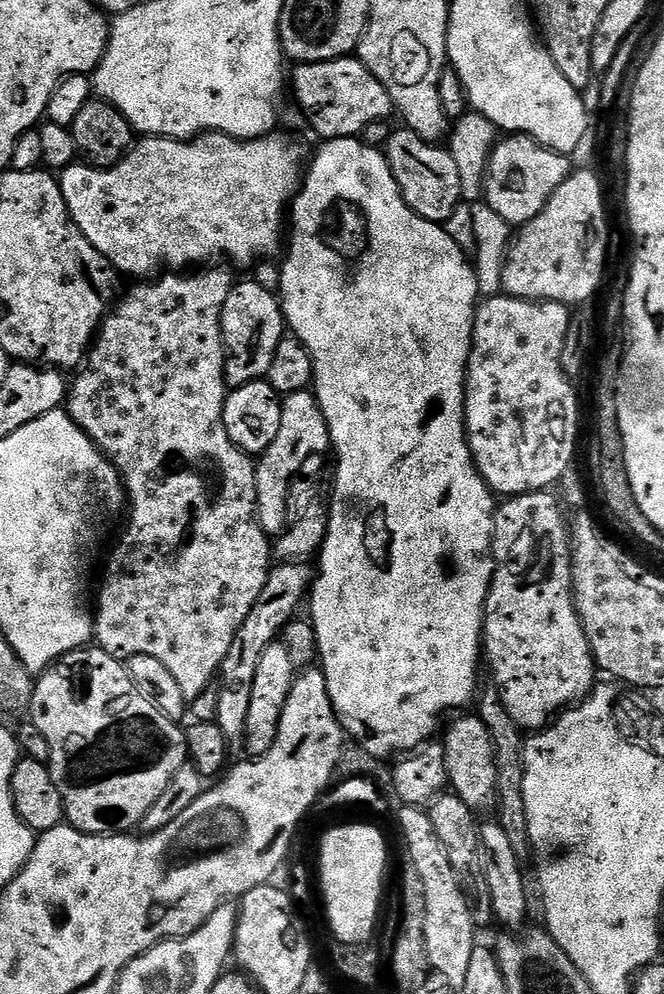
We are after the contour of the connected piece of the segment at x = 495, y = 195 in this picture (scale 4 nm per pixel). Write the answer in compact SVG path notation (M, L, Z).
M505 135L492 149L492 156L488 160L483 199L494 210L494 214L502 217L505 225L528 224L535 216L542 214L546 202L550 202L558 186L562 186L562 182L566 182L566 178L572 175L572 159L571 155L550 150L532 136Z

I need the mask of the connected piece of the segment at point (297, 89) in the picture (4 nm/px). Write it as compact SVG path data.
M355 55L334 58L326 62L296 64L290 72L290 92L296 95L296 104L304 111L308 124L324 136L325 141L341 140L347 136L359 137L370 122L388 120L394 105L386 86Z

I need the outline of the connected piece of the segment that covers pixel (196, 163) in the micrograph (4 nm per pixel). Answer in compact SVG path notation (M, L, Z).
M277 130L267 136L259 136L256 140L235 140L234 137L221 132L205 132L203 136L190 140L168 140L164 136L144 136L133 143L128 155L113 168L94 168L87 163L77 162L63 169L58 176L62 198L78 230L86 234L90 246L94 246L98 254L106 257L117 273L124 275L125 272L128 276L148 278L164 269L188 270L193 266L204 266L209 262L219 261L216 260L219 256L229 256L236 264L252 264L255 260L264 260L279 250L280 235L286 232L286 209L295 200L306 175L306 161L309 159L310 152L304 149L302 141L295 140L292 136L283 136L282 132Z

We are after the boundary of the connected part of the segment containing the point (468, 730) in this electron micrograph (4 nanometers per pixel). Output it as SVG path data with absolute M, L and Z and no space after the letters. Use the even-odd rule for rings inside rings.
M468 714L457 715L460 717L448 729L443 729L445 732L442 751L448 770L448 783L455 796L468 803L473 812L483 814L487 808L495 809L498 804L496 747L490 738L490 730L480 720L479 715L464 715Z

